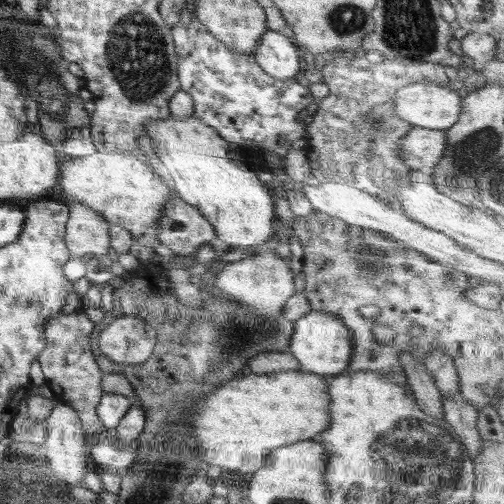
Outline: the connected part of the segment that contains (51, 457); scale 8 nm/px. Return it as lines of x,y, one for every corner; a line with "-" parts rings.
55,402
54,408
50,410
45,420
47,422
46,440
41,445
39,455
48,462
49,471
53,475
70,482
74,487
83,485
84,474
90,470
88,466
90,451
87,450
85,434
78,414
72,406

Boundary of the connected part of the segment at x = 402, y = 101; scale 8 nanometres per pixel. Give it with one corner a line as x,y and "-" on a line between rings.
418,82
400,88
394,94
394,112
414,127
446,130
462,111
460,96
449,86

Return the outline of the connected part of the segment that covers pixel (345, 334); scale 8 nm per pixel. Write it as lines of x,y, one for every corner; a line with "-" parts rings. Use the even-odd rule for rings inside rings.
311,310
294,322
294,333
287,346
288,353
300,363
301,370
318,374
324,378
340,375
348,368
352,359
352,334
346,324
328,312

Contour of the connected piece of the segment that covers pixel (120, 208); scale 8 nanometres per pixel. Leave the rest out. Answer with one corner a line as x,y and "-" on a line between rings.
96,151
90,156
68,158
59,164
60,186
68,203
82,204
98,214
102,214
111,225
120,225
130,230
133,240
152,248
160,244
156,238
158,219
168,201
170,191
175,192
172,183
163,179
160,168
137,160
123,153
102,153

